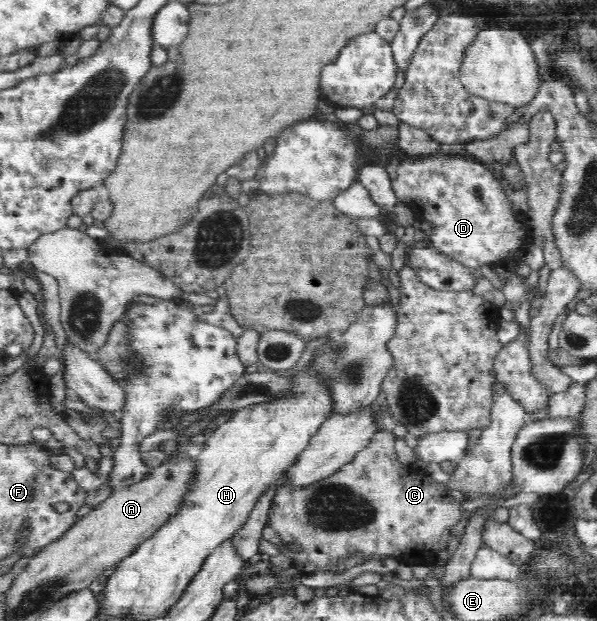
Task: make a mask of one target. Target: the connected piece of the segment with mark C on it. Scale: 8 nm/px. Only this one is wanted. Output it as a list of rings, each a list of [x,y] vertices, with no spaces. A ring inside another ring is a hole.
[[[378,431],[351,462],[342,466],[330,478],[318,480],[310,486],[291,486],[285,482],[273,498],[268,527],[278,532],[280,539],[288,544],[298,544],[300,551],[287,550],[289,558],[302,575],[316,571],[339,573],[350,570],[355,565],[364,564],[376,558],[376,554],[391,555],[403,564],[435,565],[437,554],[447,548],[450,529],[464,515],[461,502],[455,502],[446,493],[446,486],[434,481],[430,475],[416,471],[414,467],[403,466],[396,455],[396,435],[388,431]],[[354,551],[363,552],[363,557],[347,557]]]

